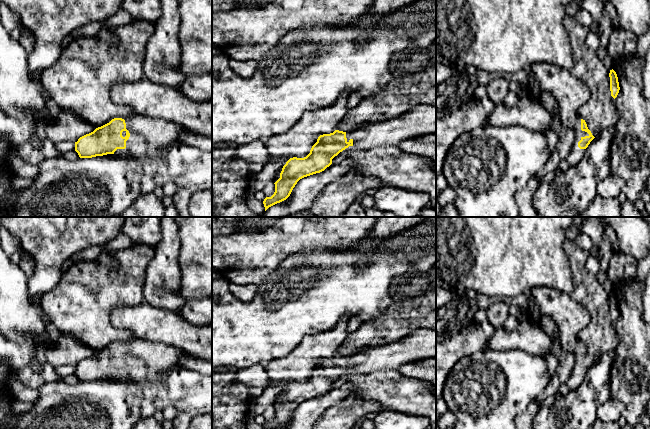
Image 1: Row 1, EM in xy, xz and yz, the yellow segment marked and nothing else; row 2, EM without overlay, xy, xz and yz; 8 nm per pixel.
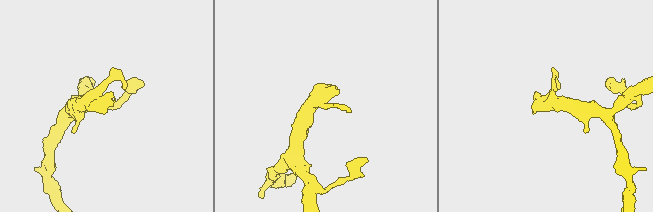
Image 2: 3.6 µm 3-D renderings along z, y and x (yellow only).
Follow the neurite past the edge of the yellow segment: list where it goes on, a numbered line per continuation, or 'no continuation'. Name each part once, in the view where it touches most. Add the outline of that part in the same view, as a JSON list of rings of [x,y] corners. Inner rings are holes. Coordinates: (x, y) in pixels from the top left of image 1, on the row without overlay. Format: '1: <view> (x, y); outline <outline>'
1: xy (149, 361); outline [[[134,339],[124,344],[130,361],[126,365],[125,373],[117,373],[114,376],[119,381],[161,381],[167,371],[179,366],[178,361],[184,354],[172,346],[142,339]]]

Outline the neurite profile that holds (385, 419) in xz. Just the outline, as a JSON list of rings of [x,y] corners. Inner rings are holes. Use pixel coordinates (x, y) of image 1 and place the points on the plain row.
[[[384,409],[373,419],[375,429],[428,429],[426,416],[415,416]]]

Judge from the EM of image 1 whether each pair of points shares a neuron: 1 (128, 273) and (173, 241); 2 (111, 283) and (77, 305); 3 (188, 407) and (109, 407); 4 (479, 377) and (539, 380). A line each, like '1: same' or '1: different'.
1: different
2: same
3: same
4: same

